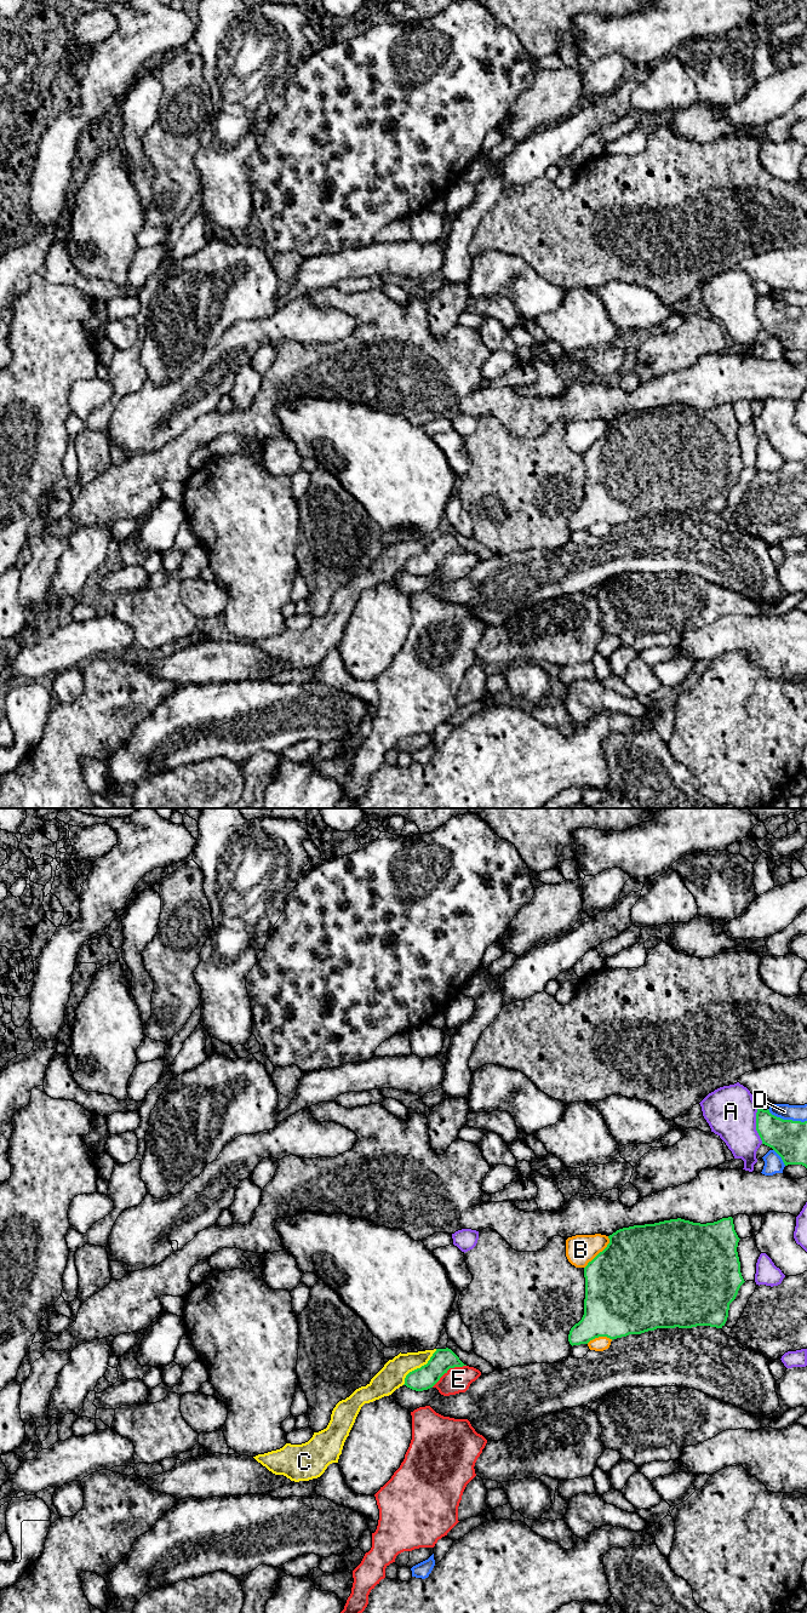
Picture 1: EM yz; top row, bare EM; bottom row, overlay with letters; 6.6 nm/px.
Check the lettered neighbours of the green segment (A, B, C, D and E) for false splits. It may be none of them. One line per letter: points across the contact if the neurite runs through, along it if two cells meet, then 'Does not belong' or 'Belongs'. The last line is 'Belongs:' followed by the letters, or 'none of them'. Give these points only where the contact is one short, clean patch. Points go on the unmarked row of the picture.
A: Does not belong
B: Does not belong
C: Does not belong
D: Does not belong
E: Does not belong
Belongs: none of them

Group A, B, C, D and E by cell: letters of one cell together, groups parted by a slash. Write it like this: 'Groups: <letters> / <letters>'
Groups: A B / C / D / E

